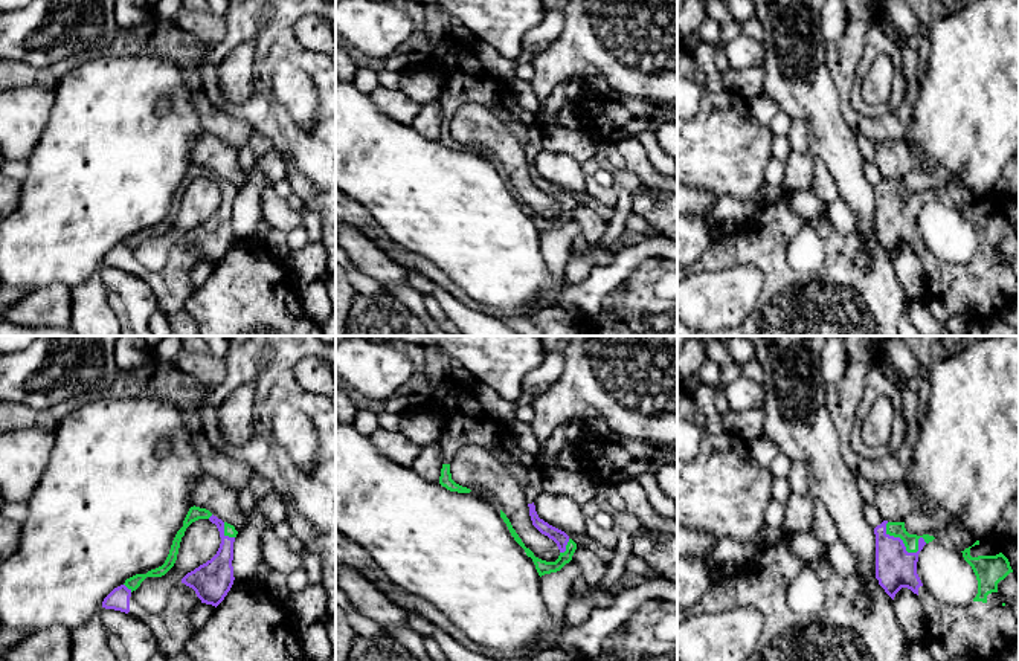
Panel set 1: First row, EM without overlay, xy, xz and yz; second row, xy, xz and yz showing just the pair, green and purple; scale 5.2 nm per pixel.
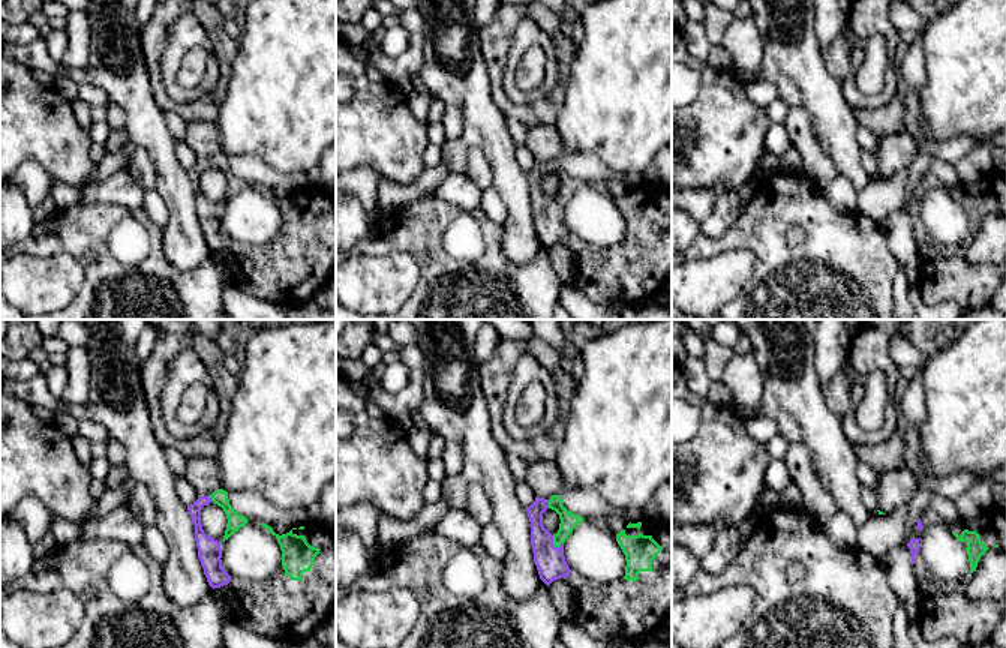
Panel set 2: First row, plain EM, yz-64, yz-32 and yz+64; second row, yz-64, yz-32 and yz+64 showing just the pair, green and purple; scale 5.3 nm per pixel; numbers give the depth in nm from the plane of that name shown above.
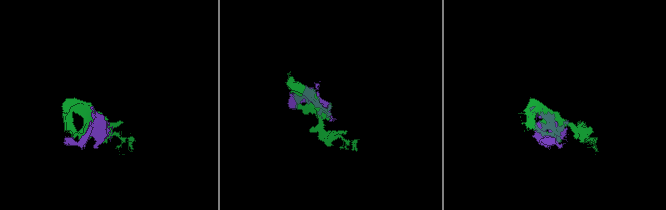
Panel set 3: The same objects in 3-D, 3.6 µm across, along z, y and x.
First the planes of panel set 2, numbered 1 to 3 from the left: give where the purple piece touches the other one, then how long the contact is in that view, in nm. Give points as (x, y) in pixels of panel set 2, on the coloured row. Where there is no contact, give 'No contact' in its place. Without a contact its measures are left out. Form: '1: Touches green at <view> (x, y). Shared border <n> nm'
1: Touches green at yz-64 (210, 497). Shared border 40 nm
2: Touches green at yz-32 (553, 543). Shared border 80 nm
3: No contact

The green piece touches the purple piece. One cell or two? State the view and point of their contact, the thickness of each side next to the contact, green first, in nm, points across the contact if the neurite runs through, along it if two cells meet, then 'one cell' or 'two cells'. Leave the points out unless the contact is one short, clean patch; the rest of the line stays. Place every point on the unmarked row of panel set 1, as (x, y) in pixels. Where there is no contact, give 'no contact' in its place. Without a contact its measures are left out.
contact yz (906, 206); calibres 80 and 220 nm; one cell

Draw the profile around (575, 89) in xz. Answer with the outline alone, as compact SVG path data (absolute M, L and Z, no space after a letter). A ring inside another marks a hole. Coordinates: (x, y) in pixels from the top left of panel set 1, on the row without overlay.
M571 79L566 85L567 101L578 102L586 92L586 84L581 79Z

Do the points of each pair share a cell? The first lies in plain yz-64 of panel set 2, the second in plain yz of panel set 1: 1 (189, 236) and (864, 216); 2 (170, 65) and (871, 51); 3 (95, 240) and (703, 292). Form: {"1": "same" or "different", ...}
{"1": "same", "2": "same", "3": "different"}

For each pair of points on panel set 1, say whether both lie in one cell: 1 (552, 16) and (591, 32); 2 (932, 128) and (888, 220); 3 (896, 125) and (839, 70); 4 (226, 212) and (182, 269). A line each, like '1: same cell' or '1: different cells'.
1: different cells
2: different cells
3: same cell
4: same cell

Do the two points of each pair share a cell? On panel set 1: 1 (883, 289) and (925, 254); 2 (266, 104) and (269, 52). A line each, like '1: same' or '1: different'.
1: different
2: same

